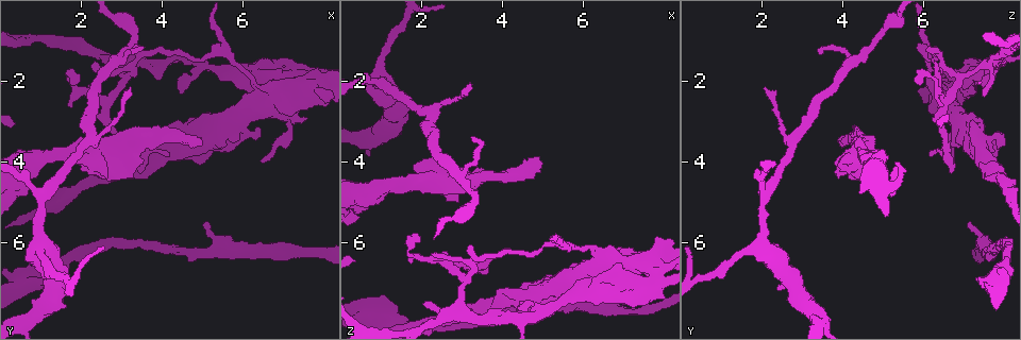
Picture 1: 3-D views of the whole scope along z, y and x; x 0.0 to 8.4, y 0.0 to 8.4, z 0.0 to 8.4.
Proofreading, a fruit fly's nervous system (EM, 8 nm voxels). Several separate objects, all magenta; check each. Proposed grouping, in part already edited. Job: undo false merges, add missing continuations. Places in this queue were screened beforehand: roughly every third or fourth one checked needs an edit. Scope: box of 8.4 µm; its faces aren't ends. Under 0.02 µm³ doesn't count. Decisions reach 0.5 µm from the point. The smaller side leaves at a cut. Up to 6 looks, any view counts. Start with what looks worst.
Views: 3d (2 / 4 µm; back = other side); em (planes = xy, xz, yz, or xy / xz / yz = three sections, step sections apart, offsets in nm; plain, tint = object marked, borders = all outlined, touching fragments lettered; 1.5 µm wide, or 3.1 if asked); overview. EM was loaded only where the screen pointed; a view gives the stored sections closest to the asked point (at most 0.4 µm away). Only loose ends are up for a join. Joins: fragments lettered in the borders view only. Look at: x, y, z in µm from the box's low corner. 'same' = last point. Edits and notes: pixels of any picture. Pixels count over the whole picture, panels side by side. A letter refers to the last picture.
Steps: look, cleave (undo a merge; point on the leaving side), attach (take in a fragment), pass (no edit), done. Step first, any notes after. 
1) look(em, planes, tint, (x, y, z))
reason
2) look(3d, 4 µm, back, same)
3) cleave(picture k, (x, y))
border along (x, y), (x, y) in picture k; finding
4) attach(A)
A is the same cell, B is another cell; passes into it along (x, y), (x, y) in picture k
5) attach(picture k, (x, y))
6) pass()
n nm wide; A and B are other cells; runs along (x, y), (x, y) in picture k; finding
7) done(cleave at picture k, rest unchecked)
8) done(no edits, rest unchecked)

look(3d, 4 µm, (1.00, 4.80, 2.05))
a fork

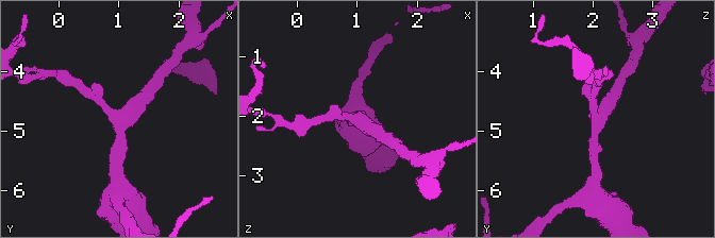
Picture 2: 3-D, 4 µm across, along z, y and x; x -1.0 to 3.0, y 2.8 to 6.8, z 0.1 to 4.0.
look(em, planes, borders, (1.00, 4.85, 2.10))
now the EM

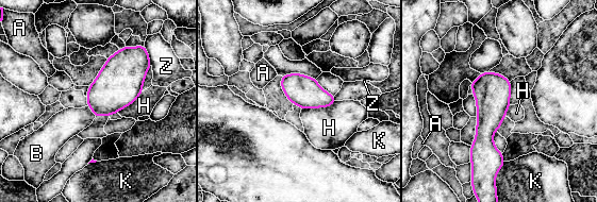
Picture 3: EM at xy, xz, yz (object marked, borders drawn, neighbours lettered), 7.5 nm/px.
pass()
240 nm wide; A, B, H, K and Z are other cells; border along (86, 106), (95, 117) in picture 3; continuous, no second cell

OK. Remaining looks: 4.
look(3d, 4 µm, (2.10, 2.35, 7.45))
free end

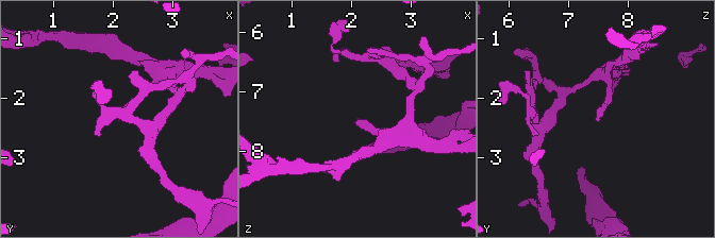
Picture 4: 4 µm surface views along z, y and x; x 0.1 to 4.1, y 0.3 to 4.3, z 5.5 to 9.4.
look(em, planes, borders, (2.05, 2.40, 7.50))
need the tissue

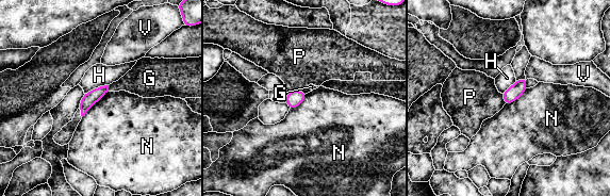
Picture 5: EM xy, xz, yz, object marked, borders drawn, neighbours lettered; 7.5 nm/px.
pass()
N touches over 280 nm; G, H, N, P and V are other cells; border along (108, 91), (82, 117) in picture 5; no lettered fragment goes on from it

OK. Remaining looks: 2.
look(em, planes, tint, (5.55, 6.15, 7.55))
arms part here

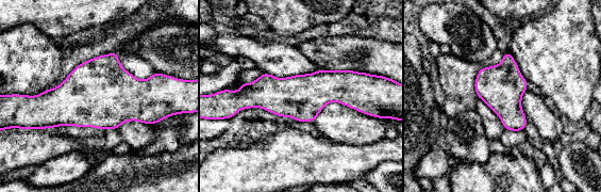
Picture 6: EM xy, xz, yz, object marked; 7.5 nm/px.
look(em, planes, borders, same)

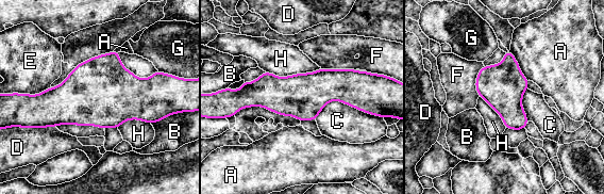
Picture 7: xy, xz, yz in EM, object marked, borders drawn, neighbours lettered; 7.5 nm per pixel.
pass()
A, B, C, D, E, F, G and H are other cells; one cell here

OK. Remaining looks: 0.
done(no edits, rest unchecked)

